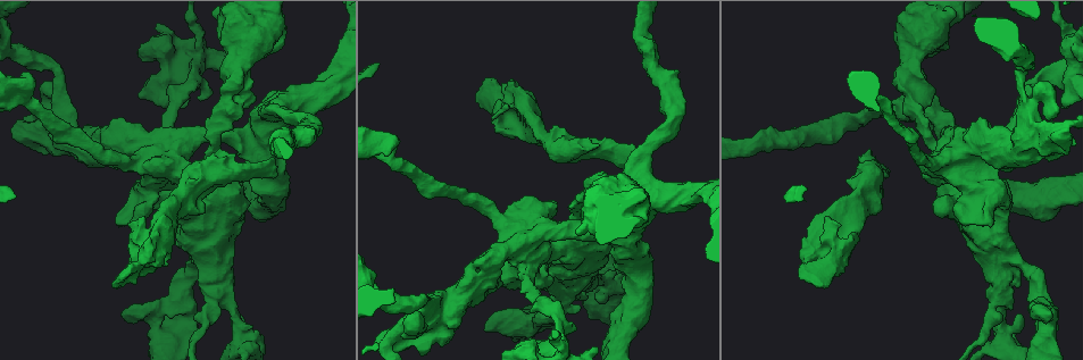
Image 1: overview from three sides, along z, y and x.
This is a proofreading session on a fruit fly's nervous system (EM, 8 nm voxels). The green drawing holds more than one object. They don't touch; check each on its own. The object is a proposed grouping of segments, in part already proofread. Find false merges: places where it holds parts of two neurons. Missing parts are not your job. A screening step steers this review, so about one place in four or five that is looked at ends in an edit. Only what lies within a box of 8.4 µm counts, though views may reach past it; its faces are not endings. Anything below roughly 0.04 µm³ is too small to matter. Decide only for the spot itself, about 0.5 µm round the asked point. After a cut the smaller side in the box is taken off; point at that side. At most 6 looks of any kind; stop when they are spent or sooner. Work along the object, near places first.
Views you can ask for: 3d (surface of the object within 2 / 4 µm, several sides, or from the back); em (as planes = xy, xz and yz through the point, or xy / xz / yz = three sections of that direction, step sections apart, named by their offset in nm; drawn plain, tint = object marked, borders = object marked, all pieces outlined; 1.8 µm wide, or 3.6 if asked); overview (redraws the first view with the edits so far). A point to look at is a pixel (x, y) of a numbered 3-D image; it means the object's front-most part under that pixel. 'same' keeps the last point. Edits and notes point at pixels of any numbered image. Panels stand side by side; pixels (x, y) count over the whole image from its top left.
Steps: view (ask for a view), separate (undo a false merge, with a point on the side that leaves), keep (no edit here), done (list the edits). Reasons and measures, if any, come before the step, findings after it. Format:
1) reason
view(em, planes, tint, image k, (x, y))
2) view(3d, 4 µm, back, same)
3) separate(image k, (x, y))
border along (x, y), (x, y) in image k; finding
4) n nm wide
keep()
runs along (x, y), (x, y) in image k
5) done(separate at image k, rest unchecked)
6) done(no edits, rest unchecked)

four or more arms meet
view(em, yz, step 8, tint, image 1, (235, 340))

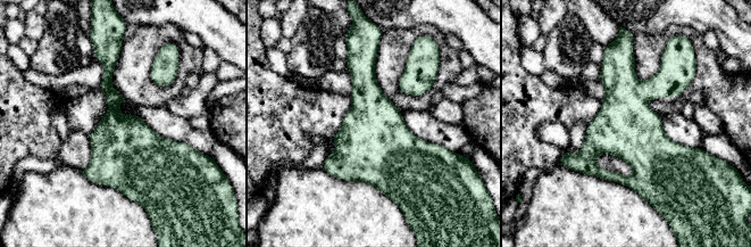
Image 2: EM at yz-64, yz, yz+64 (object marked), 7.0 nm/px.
another direction
view(em, planes, tint, same)

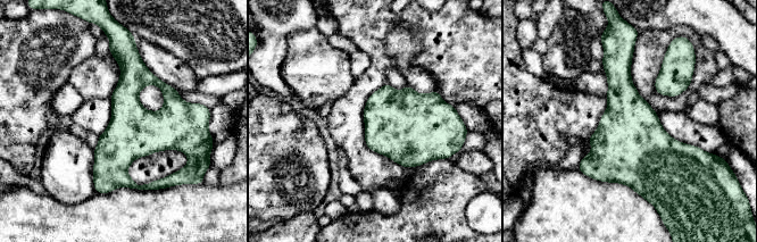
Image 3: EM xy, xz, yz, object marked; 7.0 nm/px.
keep()
runs along (115, 53), (126, 65), (126, 138), (108, 189) in image 3; continuous, no second neuron

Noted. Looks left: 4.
branch point
view(3d, 4 µm, image 1, (157, 248))

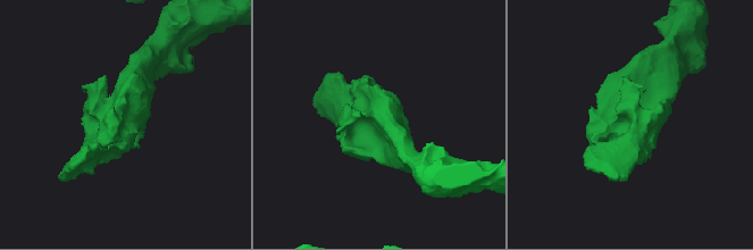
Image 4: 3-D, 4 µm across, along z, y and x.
now the EM
view(em, yz, step 16, tint, image 4, (124, 123))

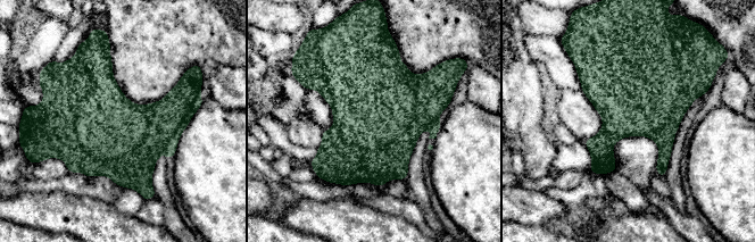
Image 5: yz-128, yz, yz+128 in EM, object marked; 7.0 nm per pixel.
400 nm wide
keep()
one neuron here

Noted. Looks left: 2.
looks like a crossing
view(em, 3.6 µm, xy, step 4, tint, image 1, (627, 212))

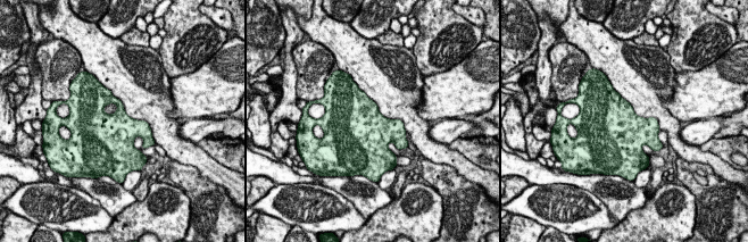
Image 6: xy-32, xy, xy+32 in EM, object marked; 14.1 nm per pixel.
view(em, 3.6 µm, planes, borders, same)

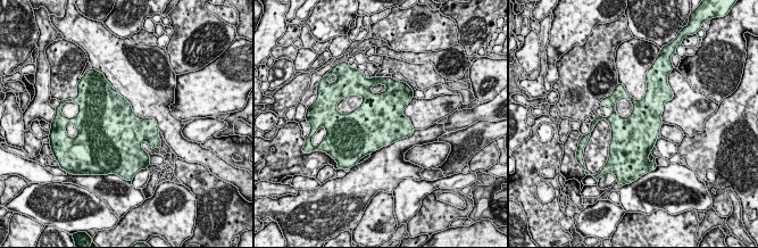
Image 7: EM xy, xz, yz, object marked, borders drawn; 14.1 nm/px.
keep()
all the same neuron

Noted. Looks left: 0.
done(no edits, rest unchecked)

